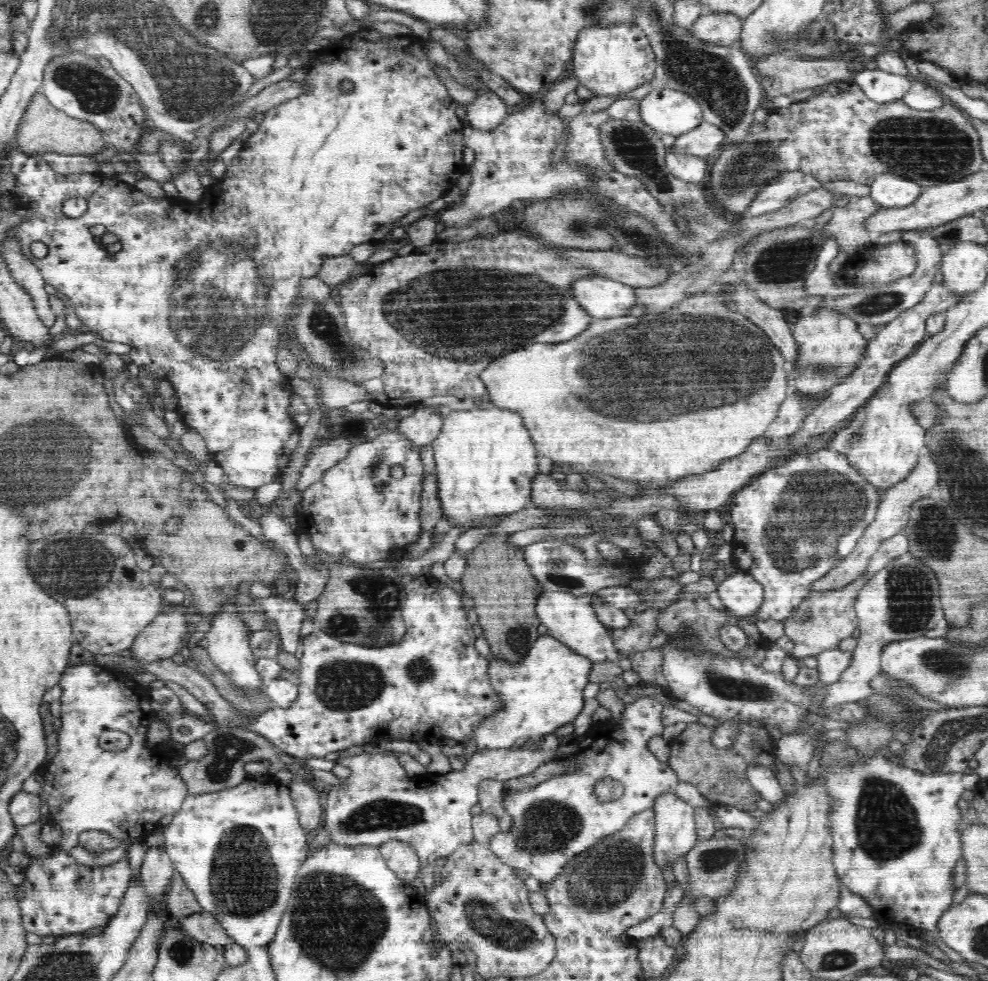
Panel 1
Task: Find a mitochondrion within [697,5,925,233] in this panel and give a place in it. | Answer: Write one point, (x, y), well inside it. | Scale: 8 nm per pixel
(743, 171)

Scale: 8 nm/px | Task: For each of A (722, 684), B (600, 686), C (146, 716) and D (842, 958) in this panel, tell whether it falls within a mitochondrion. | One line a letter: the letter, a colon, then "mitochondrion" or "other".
A: mitochondrion
B: other
C: other
D: mitochondrion

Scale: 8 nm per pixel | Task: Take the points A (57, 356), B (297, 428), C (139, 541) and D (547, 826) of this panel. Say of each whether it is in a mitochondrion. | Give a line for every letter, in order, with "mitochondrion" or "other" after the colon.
A: other
B: other
C: other
D: mitochondrion

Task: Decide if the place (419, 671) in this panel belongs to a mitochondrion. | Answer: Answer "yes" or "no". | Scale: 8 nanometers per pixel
yes

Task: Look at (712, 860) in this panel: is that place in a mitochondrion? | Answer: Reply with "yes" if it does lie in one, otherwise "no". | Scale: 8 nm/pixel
yes

